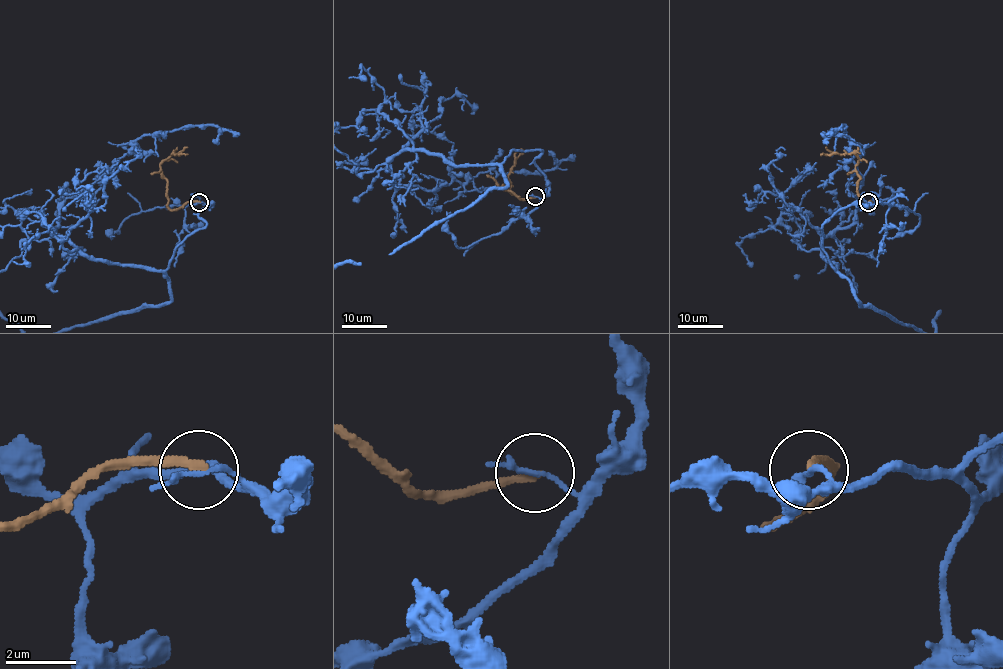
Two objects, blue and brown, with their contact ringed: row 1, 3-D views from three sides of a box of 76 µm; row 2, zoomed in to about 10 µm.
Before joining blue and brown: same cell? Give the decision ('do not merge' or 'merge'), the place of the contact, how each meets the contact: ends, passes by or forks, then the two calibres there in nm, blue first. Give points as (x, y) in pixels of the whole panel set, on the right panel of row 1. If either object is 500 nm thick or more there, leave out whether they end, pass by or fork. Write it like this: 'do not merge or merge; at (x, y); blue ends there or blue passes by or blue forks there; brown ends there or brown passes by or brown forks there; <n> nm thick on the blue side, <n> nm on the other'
do not merge; at (868, 202); blue passes by; brown ends there; 120 nm thick on the blue side, 240 nm on the other

